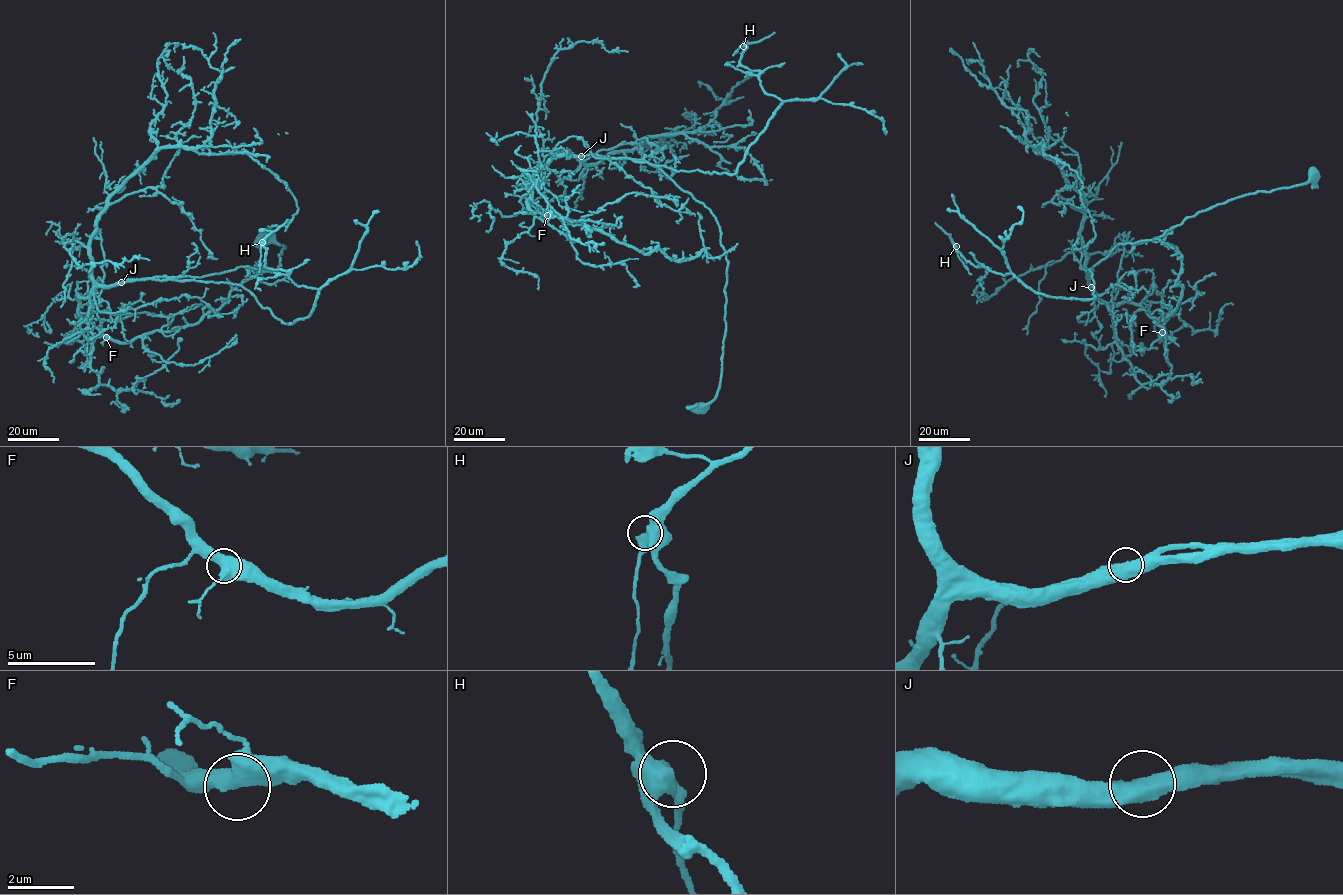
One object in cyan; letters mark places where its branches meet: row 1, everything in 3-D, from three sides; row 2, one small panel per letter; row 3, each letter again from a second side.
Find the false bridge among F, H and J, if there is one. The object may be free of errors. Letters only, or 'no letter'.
no letter

